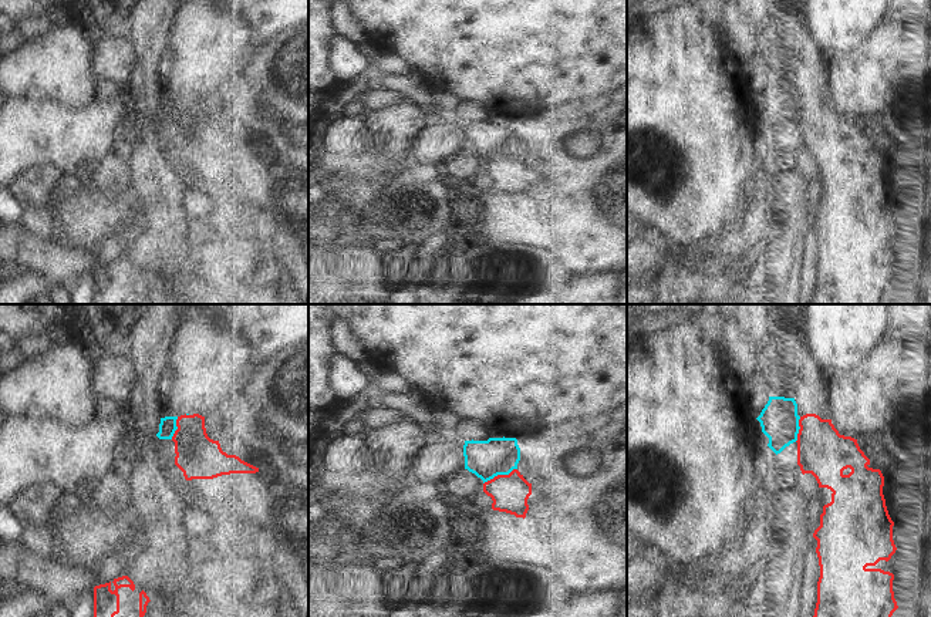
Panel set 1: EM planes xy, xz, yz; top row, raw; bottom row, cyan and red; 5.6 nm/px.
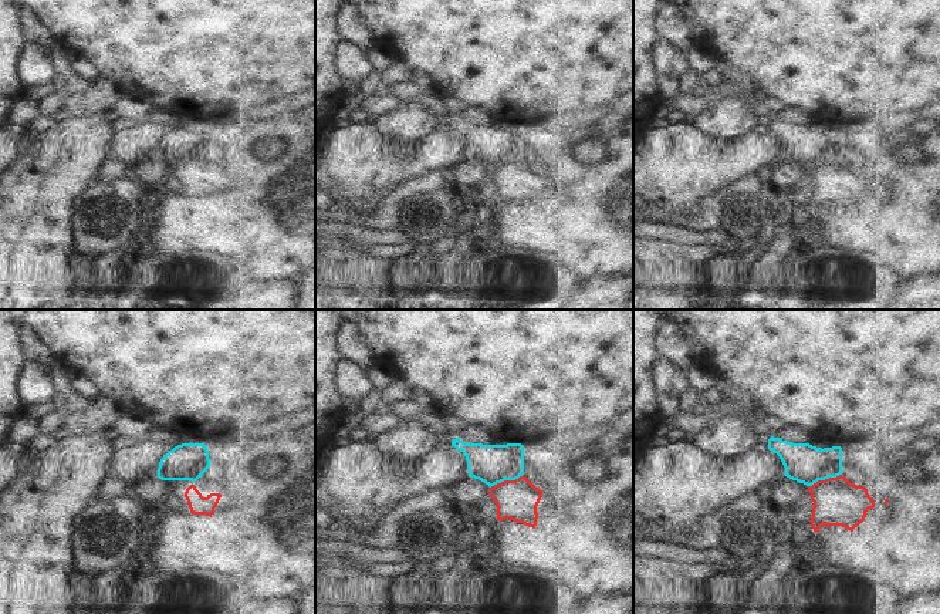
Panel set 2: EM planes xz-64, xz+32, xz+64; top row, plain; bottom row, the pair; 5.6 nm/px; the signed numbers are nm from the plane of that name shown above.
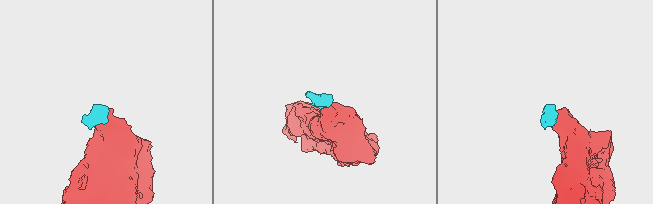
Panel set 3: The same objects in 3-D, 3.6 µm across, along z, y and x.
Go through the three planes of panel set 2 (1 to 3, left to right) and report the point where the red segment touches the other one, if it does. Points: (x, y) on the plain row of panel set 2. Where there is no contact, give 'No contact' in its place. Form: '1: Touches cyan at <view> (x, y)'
1: No contact
2: Touches cyan at xz+32 (506, 161)
3: Touches cyan at xz+64 (824, 161).

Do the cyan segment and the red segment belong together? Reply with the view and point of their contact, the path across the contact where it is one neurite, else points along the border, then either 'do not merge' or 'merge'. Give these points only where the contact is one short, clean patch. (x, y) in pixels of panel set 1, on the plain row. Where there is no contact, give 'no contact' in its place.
contact xz (499, 155); border xz (516, 149), (508, 155), (498, 155), (483, 165); do not merge

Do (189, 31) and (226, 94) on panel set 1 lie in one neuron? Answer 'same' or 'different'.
different

